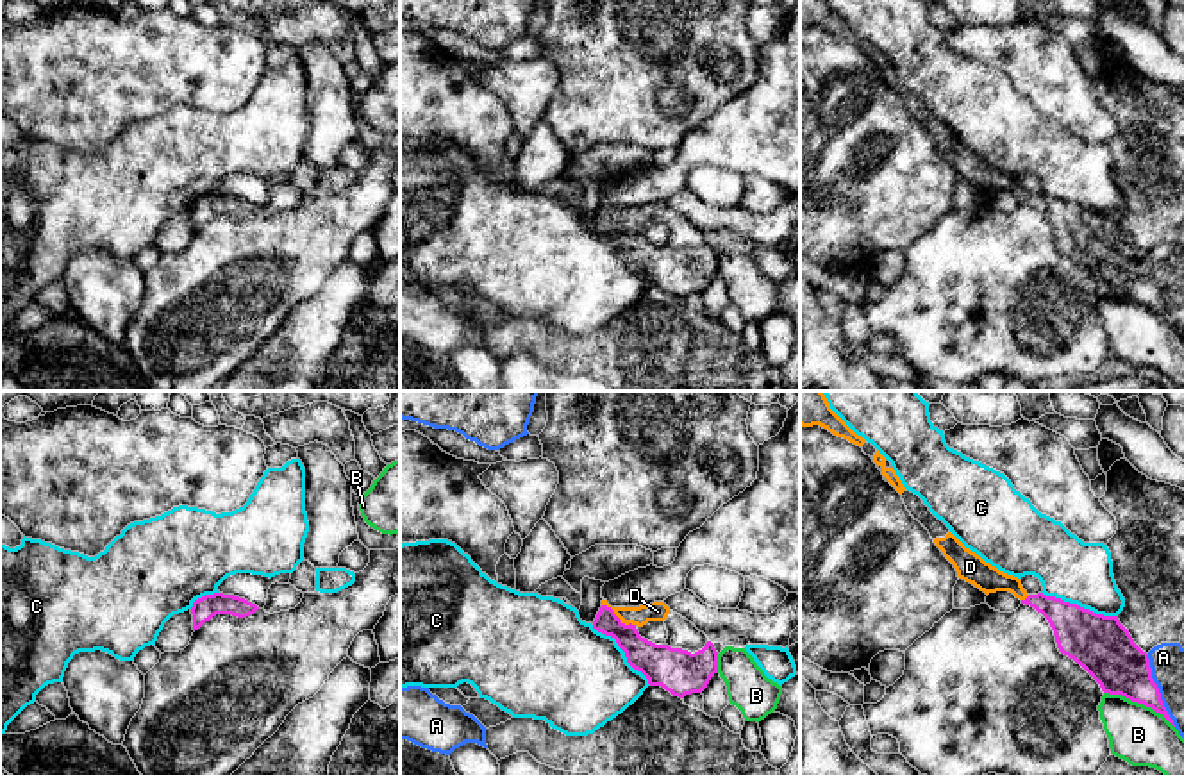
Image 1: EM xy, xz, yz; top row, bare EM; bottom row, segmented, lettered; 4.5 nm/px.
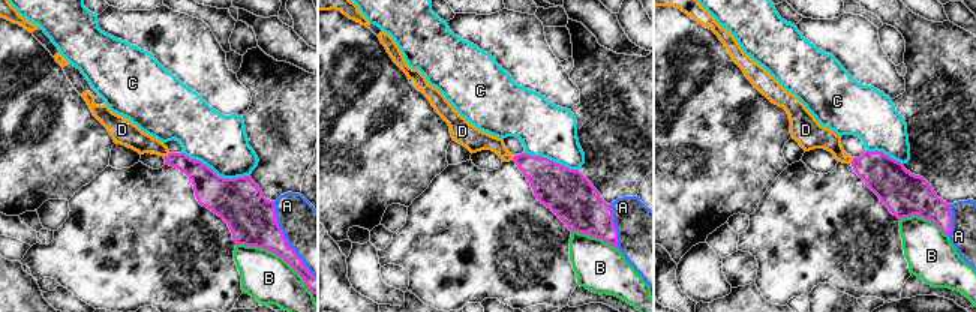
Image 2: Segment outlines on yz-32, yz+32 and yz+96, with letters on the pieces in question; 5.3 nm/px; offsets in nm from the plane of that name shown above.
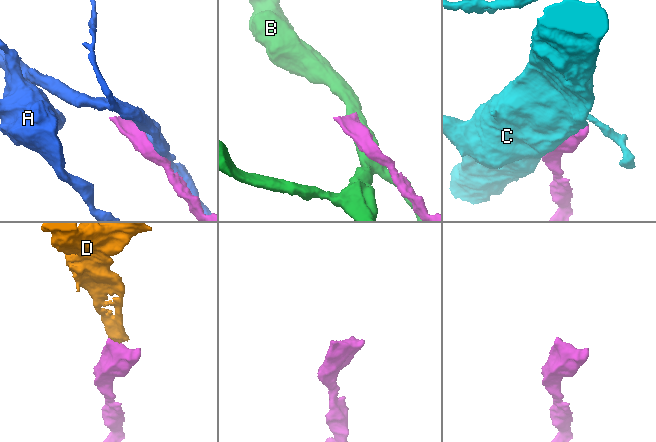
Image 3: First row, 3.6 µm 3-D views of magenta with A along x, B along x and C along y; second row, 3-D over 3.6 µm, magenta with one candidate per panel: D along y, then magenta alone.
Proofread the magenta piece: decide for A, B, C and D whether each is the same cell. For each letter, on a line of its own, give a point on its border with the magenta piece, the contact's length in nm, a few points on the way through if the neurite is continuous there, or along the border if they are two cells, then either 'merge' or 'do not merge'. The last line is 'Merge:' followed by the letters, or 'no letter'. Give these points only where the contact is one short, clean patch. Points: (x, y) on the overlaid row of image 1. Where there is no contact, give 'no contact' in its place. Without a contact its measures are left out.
A: meets magenta in yz at (1158, 690); contact 360 nm long; do not merge
B: meets magenta in yz at (1140, 702); contact 360 nm long; do not merge
C: meets magenta in yz at (1079, 606); contact 360 nm long; do not merge
D: meets magenta in xz at (617, 616); contact 180 nm long; runs through xz (650, 659), (625, 634), (617, 616), (640, 616), (658, 611); merge
Merge: D

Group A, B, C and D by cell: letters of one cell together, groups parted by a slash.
A / B / C / D

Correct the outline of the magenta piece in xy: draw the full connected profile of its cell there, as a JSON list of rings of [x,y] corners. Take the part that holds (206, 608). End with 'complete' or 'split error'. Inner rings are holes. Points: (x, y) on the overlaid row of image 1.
[[[205,595],[193,602],[193,630],[198,630],[205,621],[216,614],[232,614],[238,618],[246,618],[254,614],[259,607],[245,598],[234,595]]] | complete

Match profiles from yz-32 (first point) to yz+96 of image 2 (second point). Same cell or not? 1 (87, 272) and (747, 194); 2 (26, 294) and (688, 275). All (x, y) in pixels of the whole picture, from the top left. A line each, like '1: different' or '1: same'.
1: different
2: different

